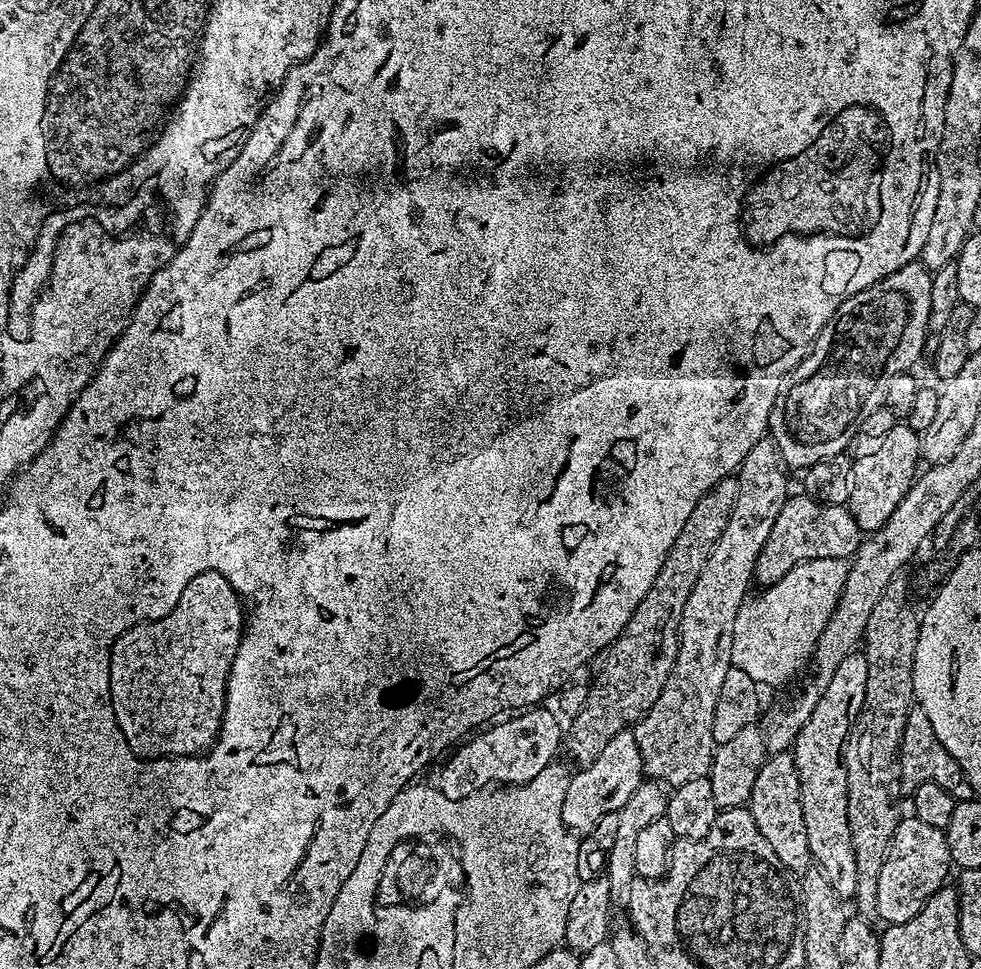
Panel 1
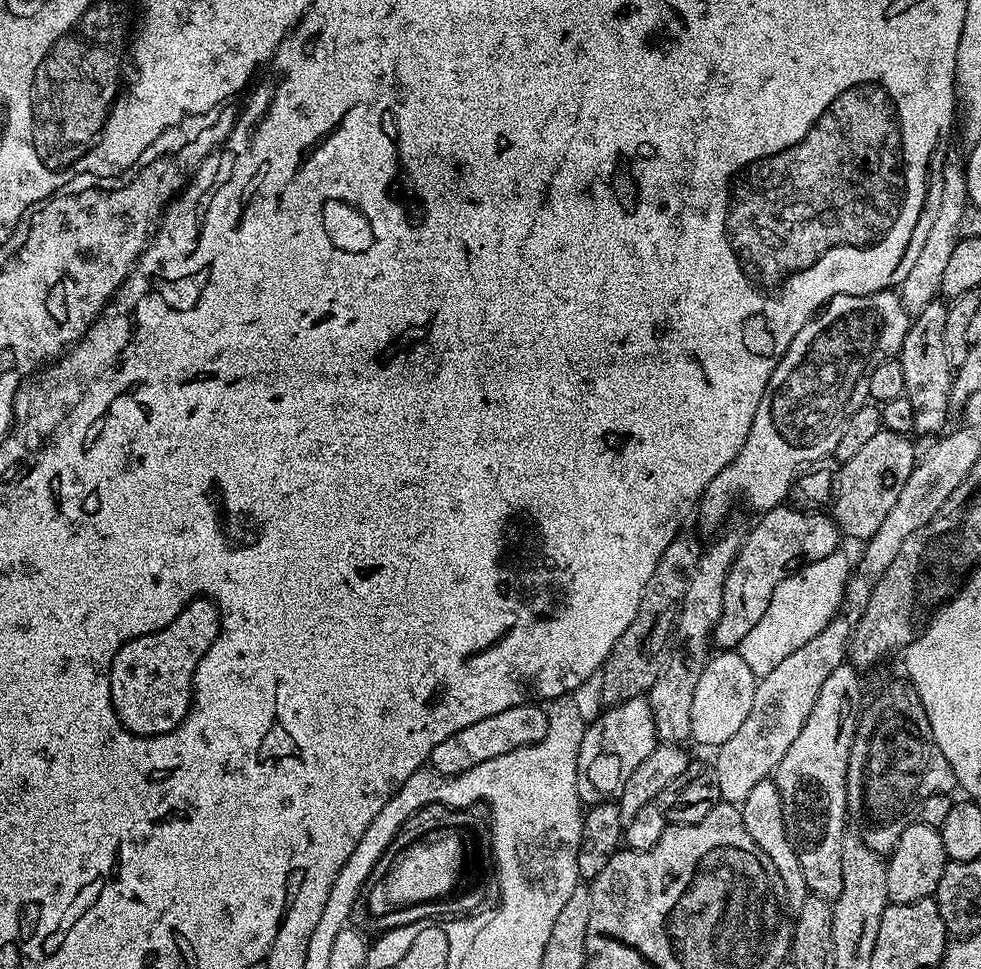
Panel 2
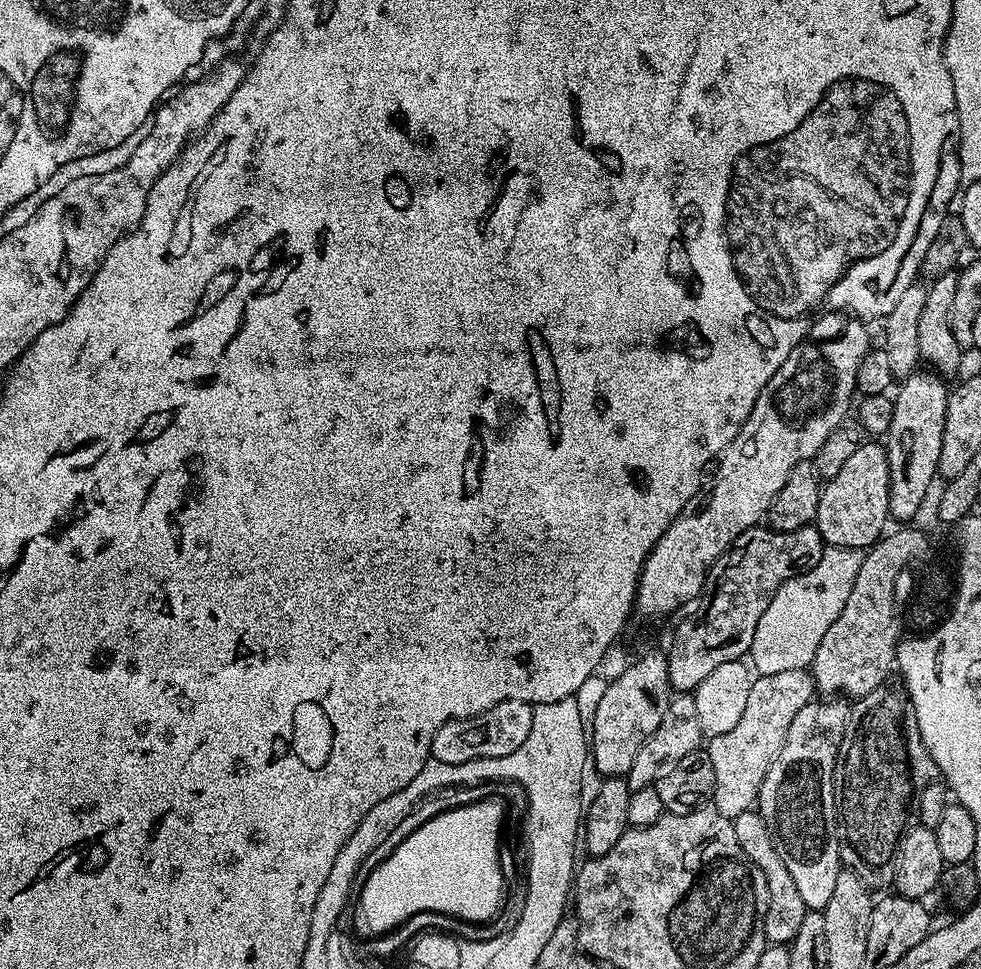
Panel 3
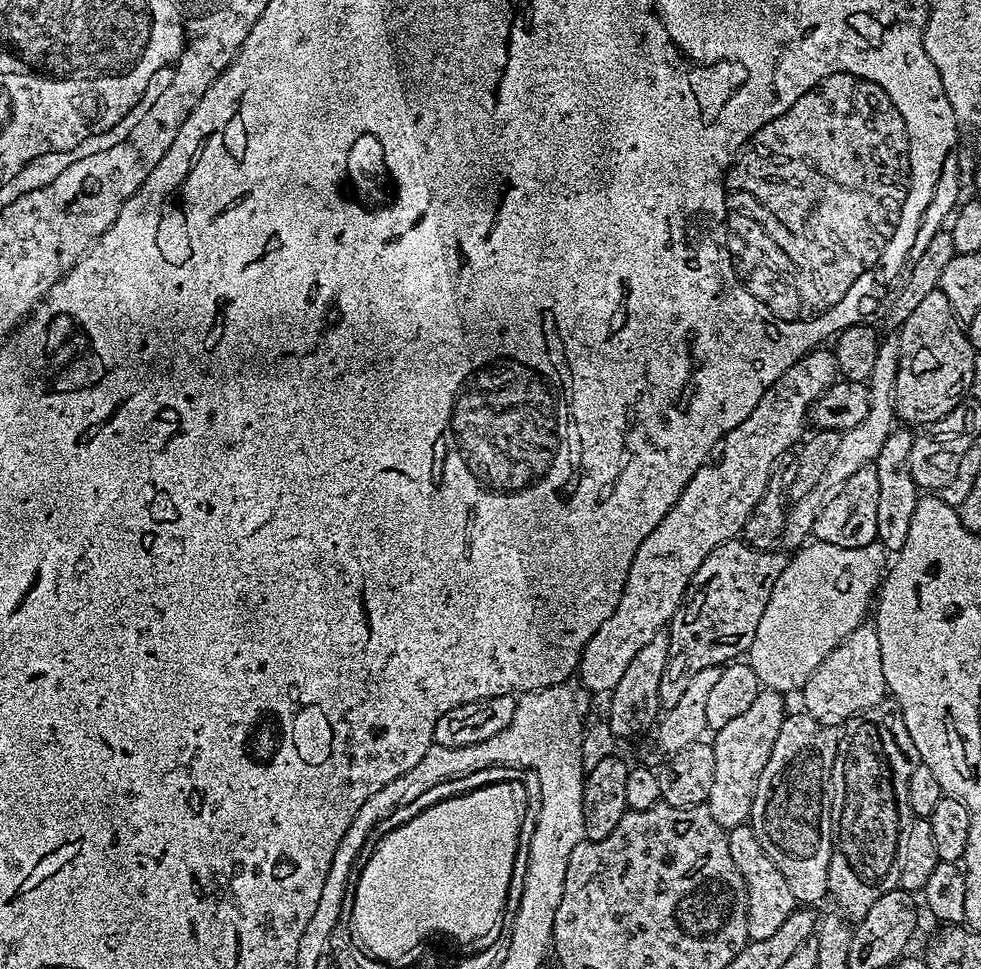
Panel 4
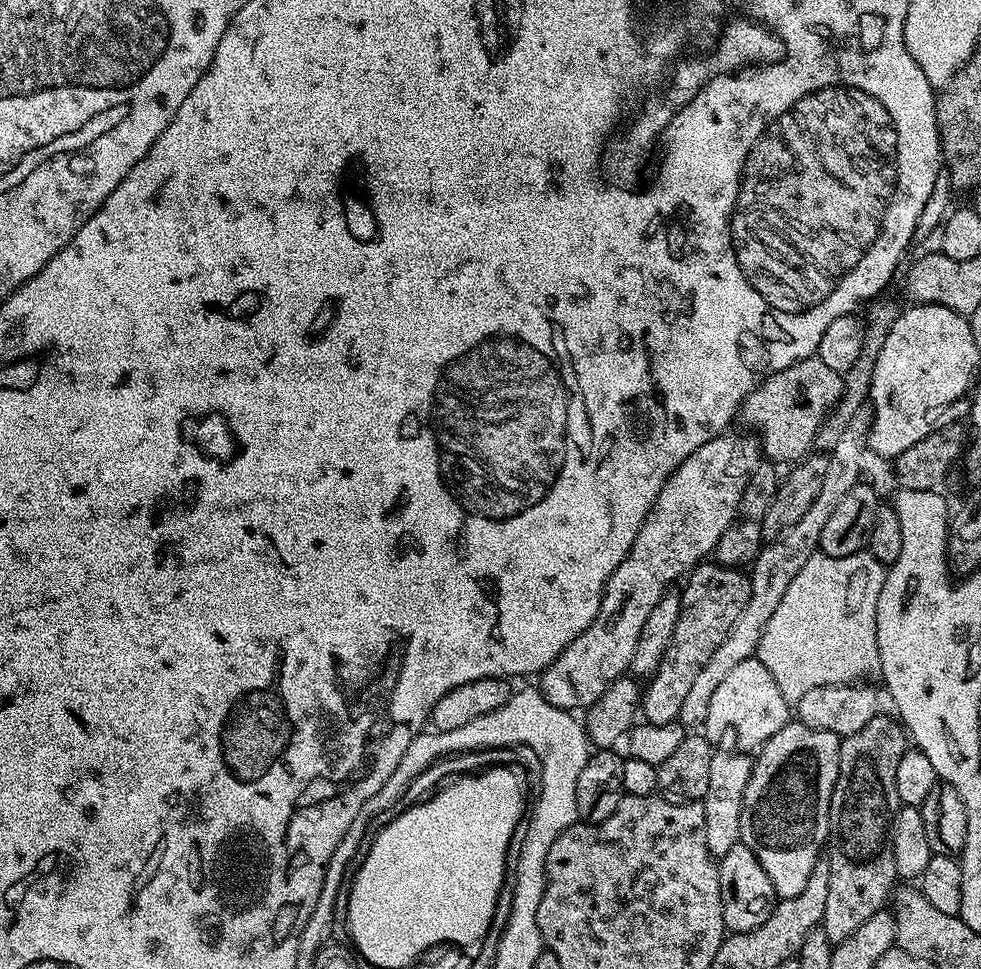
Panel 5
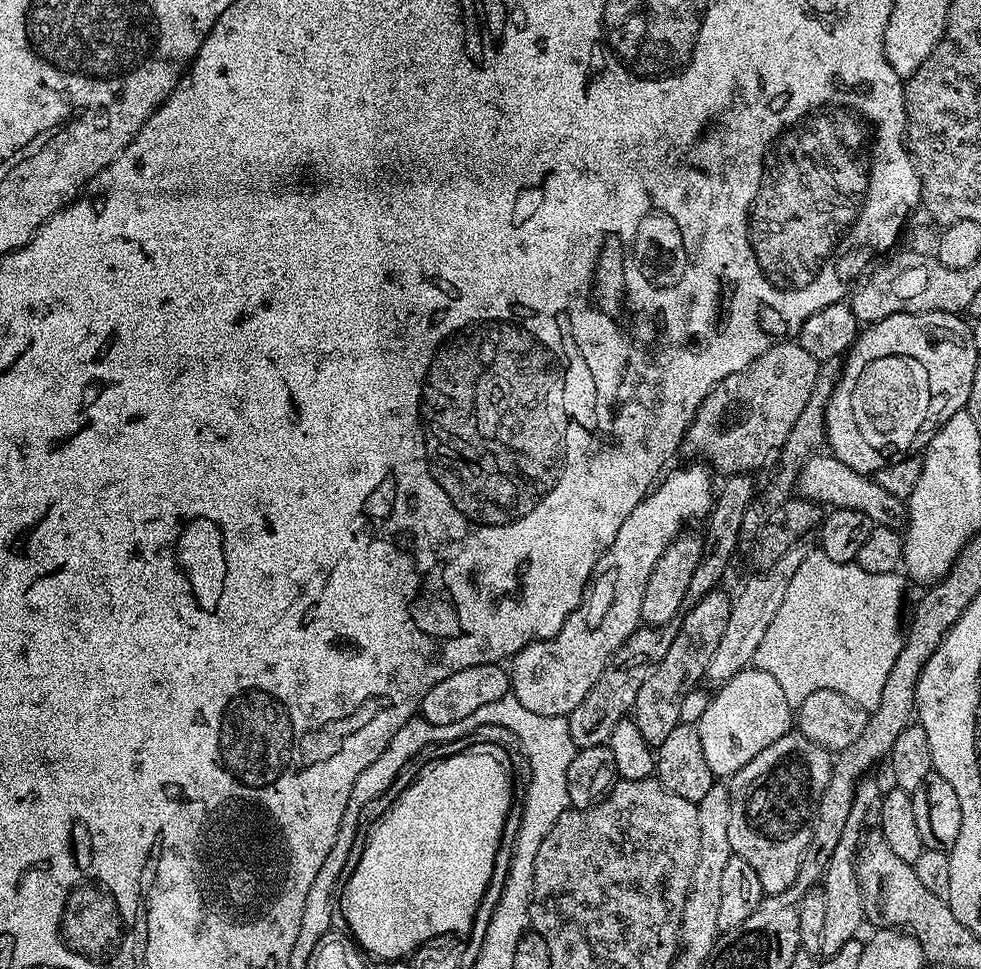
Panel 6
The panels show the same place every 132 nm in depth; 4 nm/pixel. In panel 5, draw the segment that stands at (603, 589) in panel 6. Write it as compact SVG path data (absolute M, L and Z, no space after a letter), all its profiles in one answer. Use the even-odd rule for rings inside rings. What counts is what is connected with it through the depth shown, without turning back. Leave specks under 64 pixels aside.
M735 430L722 436L715 436L706 446L698 446L674 474L662 486L658 498L652 503L648 517L642 522L642 530L638 530L638 538L634 538L634 546L622 558L618 570L610 574L604 583L604 597L600 603L600 612L574 642L554 658L549 668L544 669L538 676L538 687L550 703L559 708L569 710L587 710L591 704L598 702L602 694L620 676L631 669L634 658L634 646L638 646L638 634L642 626L646 626L646 618L650 618L650 610L658 604L658 598L673 587L676 579L687 577L688 573L705 559L704 556L713 551L726 531L726 526L734 522L737 512L740 511L742 490L746 490L746 482L750 482L750 474L759 466L762 459L762 449L759 439L752 434L739 436Z

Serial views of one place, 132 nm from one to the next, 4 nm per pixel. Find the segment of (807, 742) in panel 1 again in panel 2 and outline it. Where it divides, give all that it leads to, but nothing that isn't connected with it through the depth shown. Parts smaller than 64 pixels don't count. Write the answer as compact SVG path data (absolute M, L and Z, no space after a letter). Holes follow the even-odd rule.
M848 662L840 664L838 670L833 670L826 677L826 682L822 682L822 691L818 694L818 702L814 702L814 710L810 710L810 718L806 718L806 726L802 726L798 738L794 738L790 750L786 750L786 758L782 758L774 773L782 798L786 834L798 854L798 862L802 862L802 874L806 878L808 891L829 902L835 902L838 894L842 894L842 842L848 814L846 778L856 724L862 711L860 677L861 673Z

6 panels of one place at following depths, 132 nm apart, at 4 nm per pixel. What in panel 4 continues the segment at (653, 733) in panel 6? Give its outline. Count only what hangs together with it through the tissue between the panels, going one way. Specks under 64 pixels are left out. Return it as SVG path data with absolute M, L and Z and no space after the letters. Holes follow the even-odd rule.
M740 538L722 542L722 546L706 554L706 562L702 562L702 566L698 566L698 570L693 574L684 603L672 616L672 623L667 629L670 654L666 658L666 670L662 670L662 686L658 686L661 709L667 710L682 699L686 686L690 686L690 678L694 678L698 670L720 668L747 653L749 646L754 642L754 634L758 631L762 613L766 611L766 602L770 602L770 590L774 590L778 574L782 574L782 570L788 564L789 557L783 554L785 555L780 550L763 552L751 548Z

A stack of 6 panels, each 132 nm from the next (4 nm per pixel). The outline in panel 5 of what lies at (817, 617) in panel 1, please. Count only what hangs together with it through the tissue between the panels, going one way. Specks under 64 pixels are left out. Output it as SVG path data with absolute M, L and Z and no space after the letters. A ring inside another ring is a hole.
M818 550L809 558L806 566L802 566L798 574L794 574L794 582L790 582L786 594L782 594L782 602L778 602L778 610L774 610L770 622L766 622L766 630L762 630L760 645L756 647L756 656L762 666L766 666L770 674L774 674L778 690L782 690L789 702L797 702L815 687L851 685L867 672L879 673L876 611L885 571L885 565L878 563L867 550L849 556L827 556L825 552Z

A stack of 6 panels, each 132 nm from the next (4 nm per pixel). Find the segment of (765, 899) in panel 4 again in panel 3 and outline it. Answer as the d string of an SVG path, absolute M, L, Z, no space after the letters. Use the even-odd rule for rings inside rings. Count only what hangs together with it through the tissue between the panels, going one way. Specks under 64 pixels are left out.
M758 810L743 812L732 820L734 835L738 838L738 846L746 850L746 858L750 858L766 874L766 890L768 898L764 909L764 929L769 945L788 946L792 939L798 934L798 929L802 927L802 918L810 909L806 902L802 902L801 895L798 894L798 885L794 882L794 877L790 870L786 870L786 862L782 862L782 854L774 846L774 838L770 834L767 822L762 818Z

